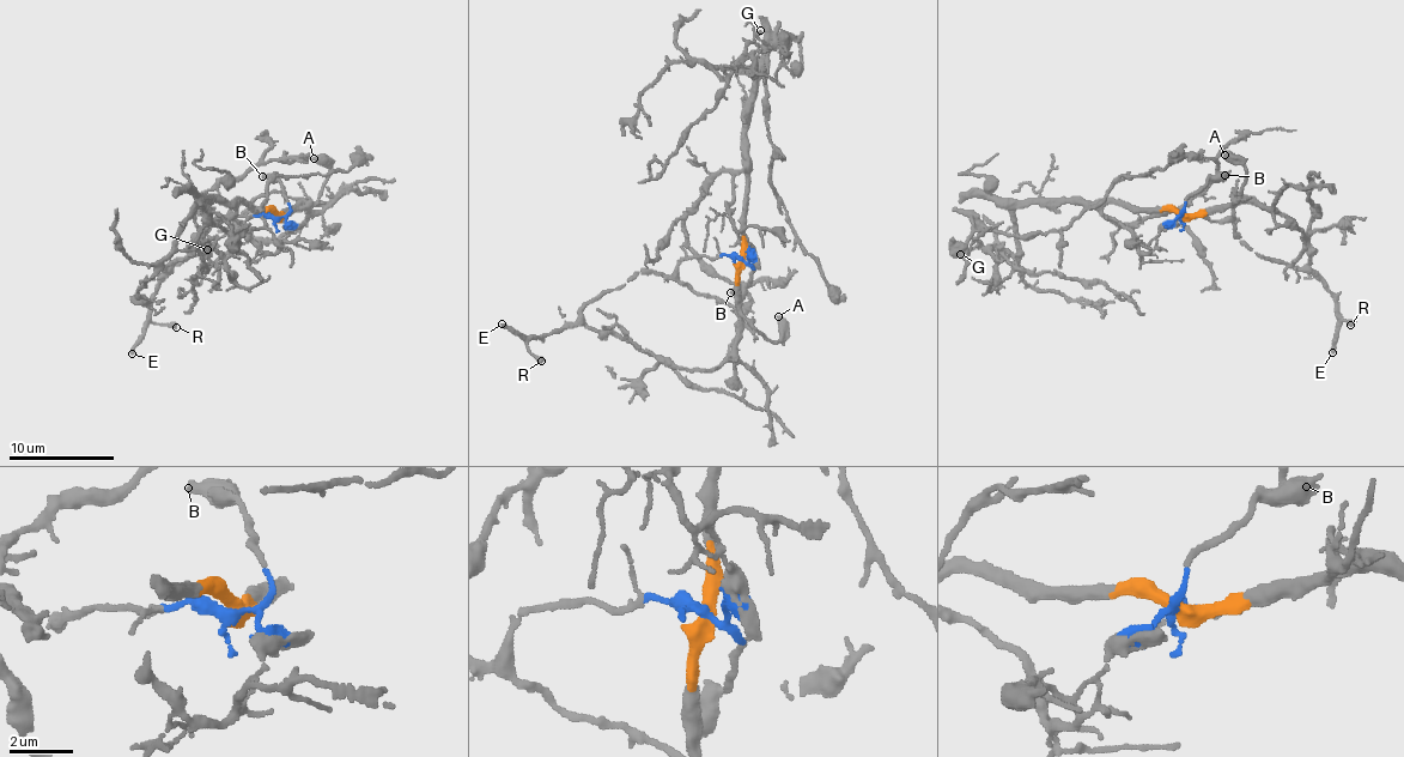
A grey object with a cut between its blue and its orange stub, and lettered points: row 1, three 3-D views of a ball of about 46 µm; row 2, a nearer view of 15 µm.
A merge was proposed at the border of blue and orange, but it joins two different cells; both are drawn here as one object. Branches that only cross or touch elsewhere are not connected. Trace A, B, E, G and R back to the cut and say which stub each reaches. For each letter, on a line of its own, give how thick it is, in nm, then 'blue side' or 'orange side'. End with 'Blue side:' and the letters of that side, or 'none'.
A: 440 nm | orange side
B: 480 nm | blue side
E: 240 nm | blue side
G: 160 nm | orange side
R: 360 nm | blue side
Blue side: B, E, R

